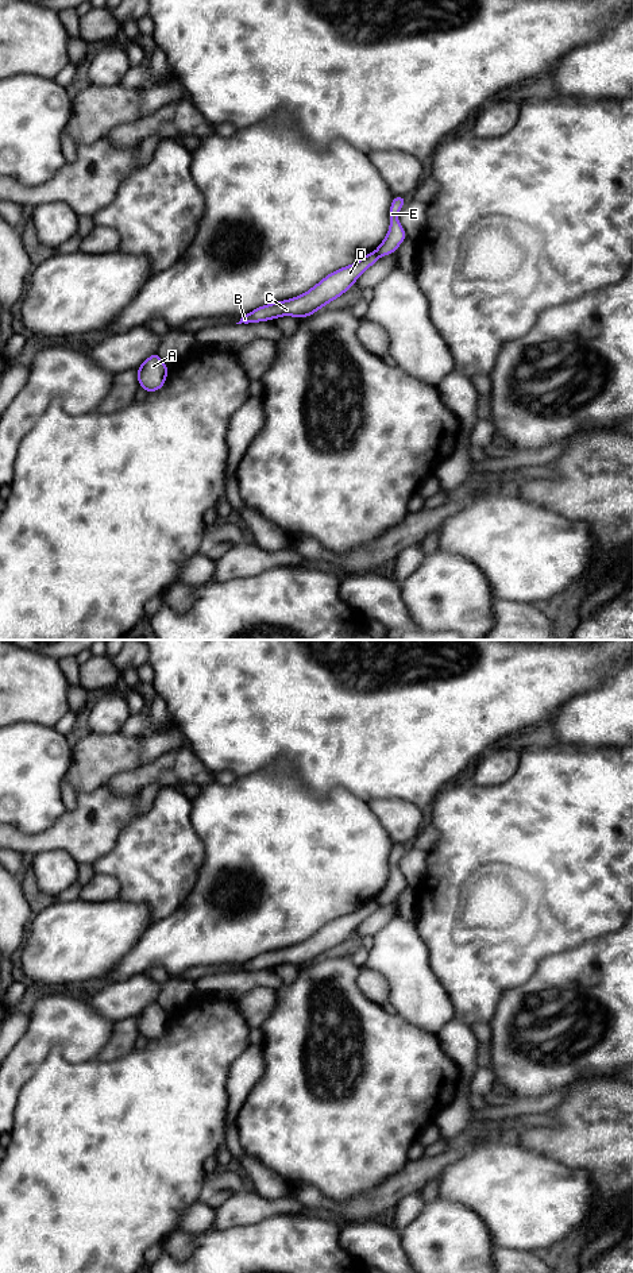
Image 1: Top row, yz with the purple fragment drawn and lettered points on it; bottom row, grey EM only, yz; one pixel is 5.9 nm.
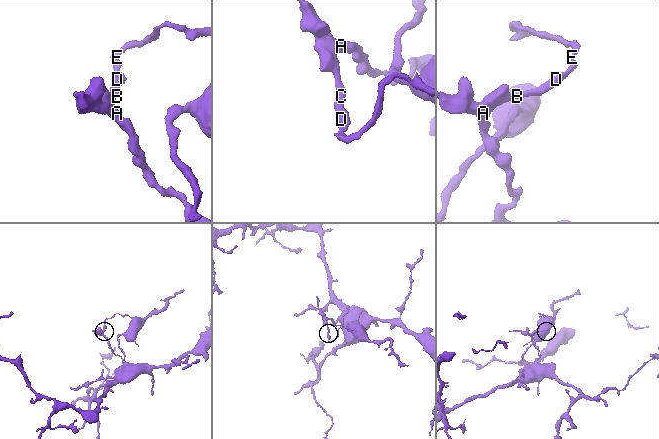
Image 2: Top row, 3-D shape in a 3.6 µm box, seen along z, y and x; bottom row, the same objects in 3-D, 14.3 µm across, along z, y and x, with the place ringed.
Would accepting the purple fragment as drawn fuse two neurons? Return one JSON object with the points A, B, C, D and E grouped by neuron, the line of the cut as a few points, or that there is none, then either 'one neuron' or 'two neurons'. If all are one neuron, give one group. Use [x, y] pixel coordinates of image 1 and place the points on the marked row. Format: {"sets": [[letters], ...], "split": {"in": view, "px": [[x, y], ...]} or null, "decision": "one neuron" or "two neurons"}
{"sets": [["A", "B", "C", "D"], ["E"]], "split": {"in": "yz", "px": [[375, 250], [378, 257]]}, "decision": "two neurons"}

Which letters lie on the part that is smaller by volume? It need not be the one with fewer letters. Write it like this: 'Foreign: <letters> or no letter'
Foreign: E

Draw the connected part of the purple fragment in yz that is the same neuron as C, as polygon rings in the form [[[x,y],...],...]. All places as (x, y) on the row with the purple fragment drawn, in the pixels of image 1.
[[[373,251],[354,265],[332,271],[301,296],[262,305],[243,315],[236,324],[260,323],[282,316],[308,317],[346,293],[378,258],[377,251]]]

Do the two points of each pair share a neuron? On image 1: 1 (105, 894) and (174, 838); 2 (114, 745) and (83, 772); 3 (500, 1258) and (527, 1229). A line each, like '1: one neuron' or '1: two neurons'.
1: two neurons
2: one neuron
3: two neurons

